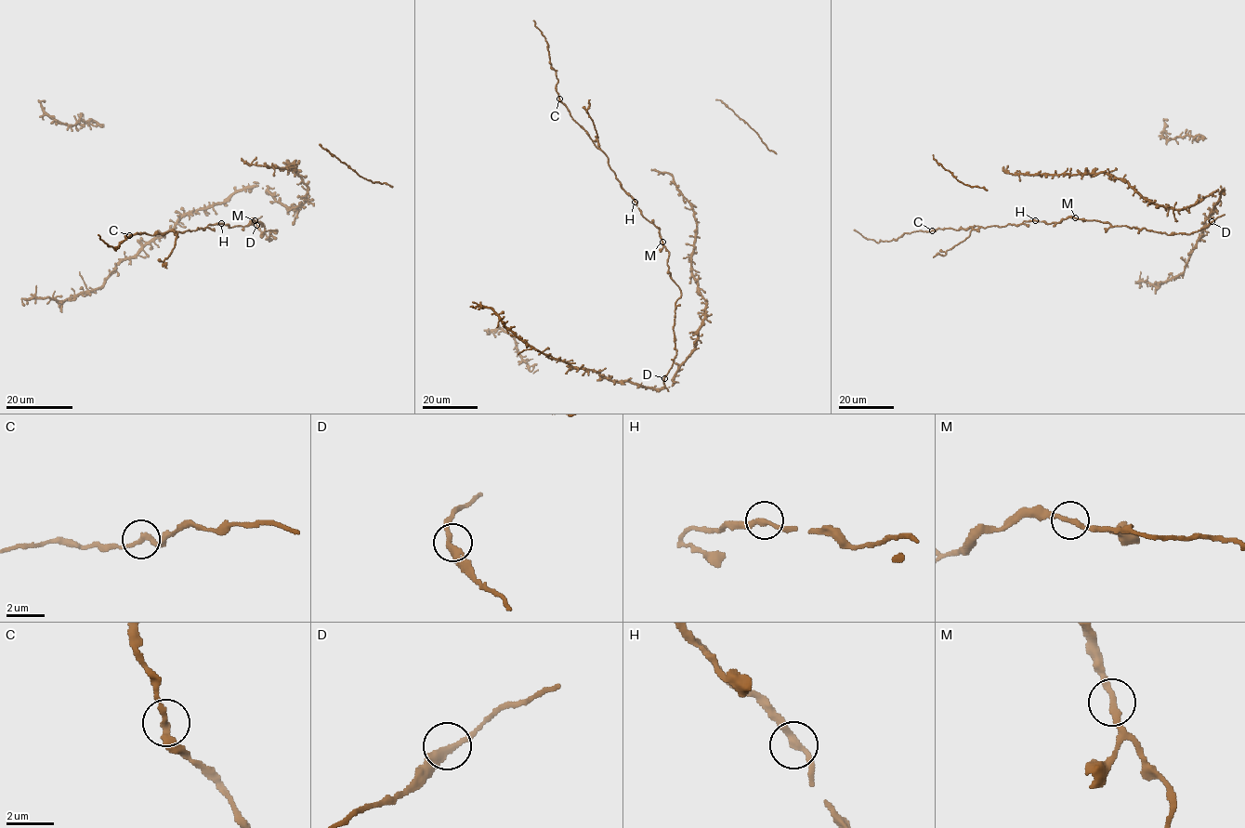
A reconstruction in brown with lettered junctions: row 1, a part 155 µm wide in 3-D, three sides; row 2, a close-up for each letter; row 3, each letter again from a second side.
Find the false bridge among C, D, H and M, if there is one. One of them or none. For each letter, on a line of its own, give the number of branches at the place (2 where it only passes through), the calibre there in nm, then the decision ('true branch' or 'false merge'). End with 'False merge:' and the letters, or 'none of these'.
C: 2 branches meet; 280 nm thick; true branch
D: 2 branches meet; 320 nm thick; true branch
H: 2 branches meet; 280 nm thick; true branch
M: 2 branches meet; 280 nm thick; true branch
False merge: none of these

